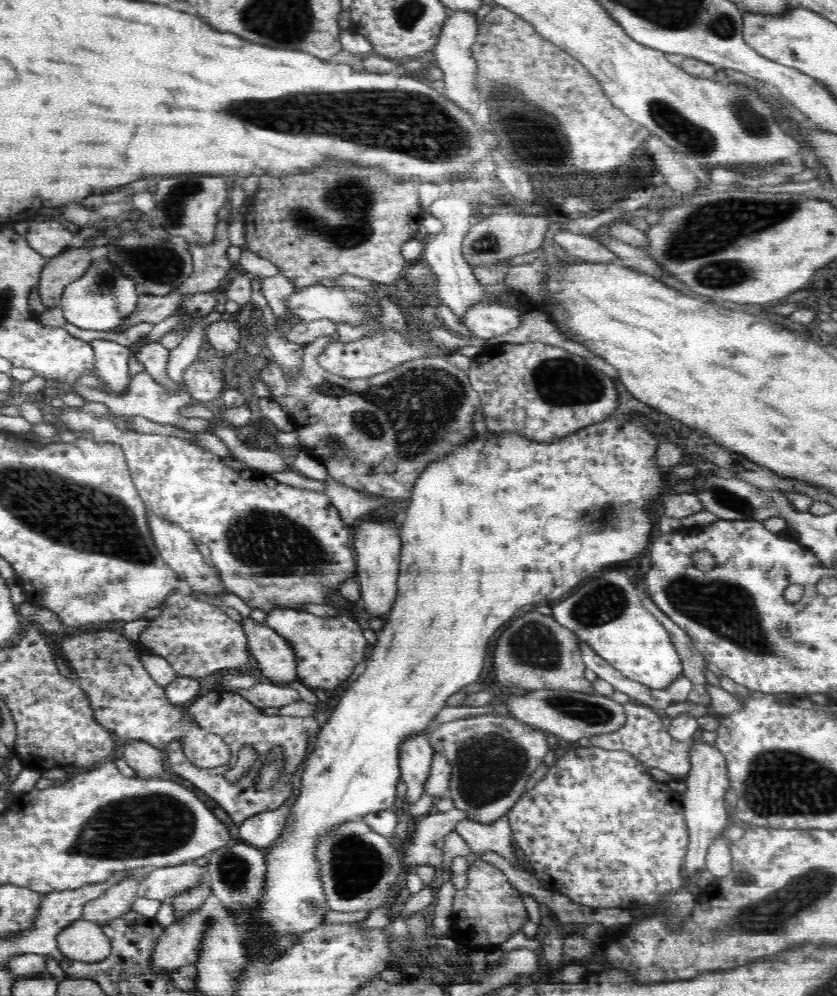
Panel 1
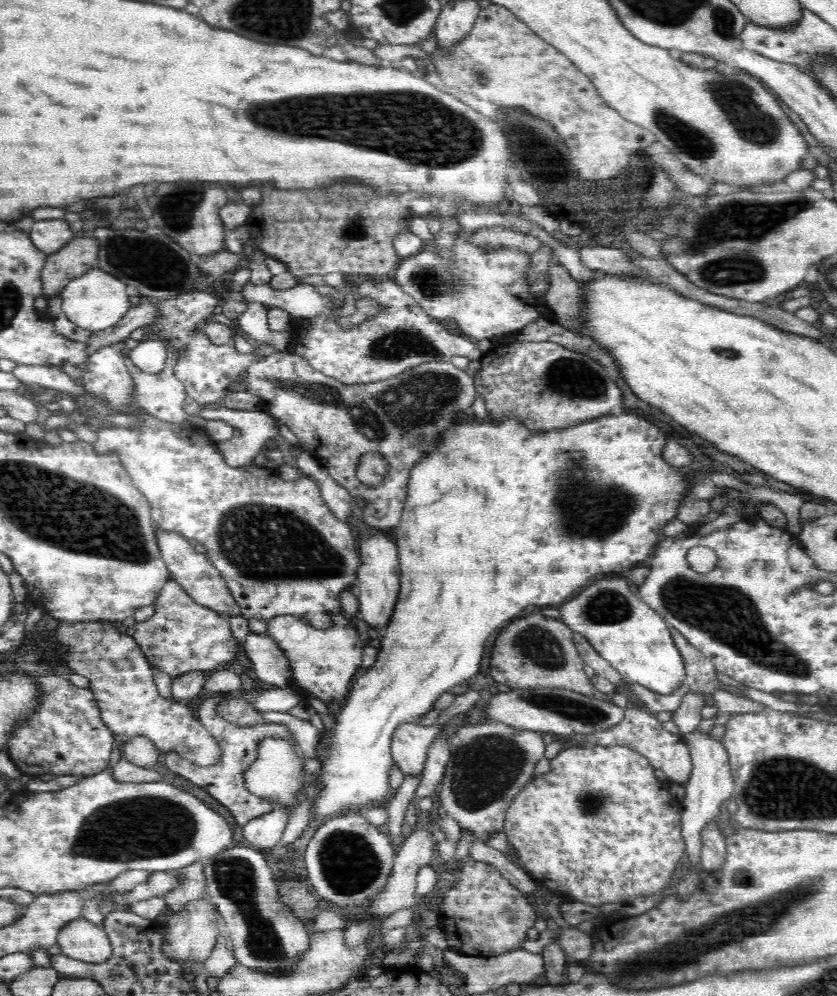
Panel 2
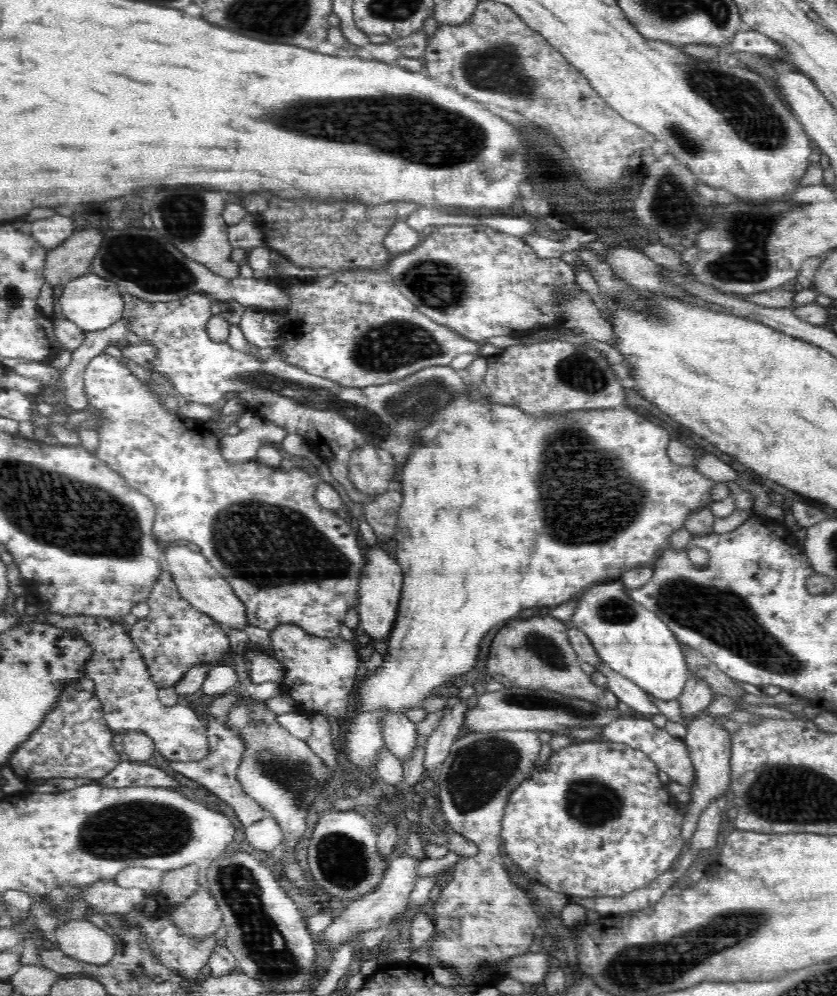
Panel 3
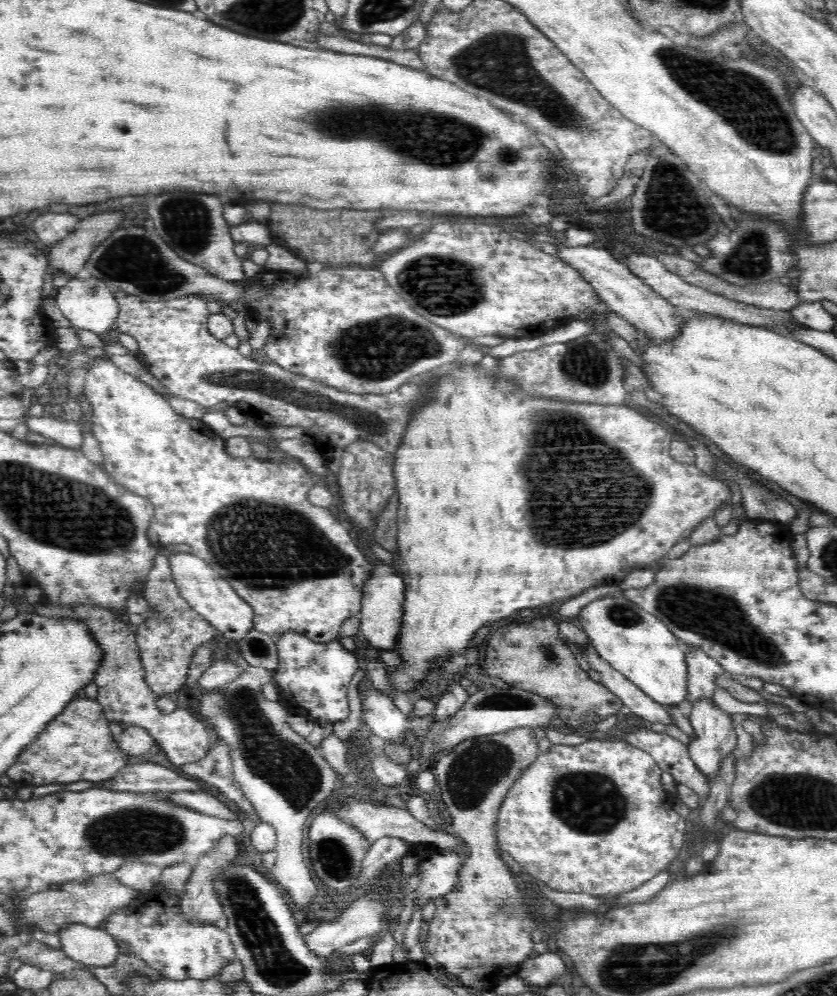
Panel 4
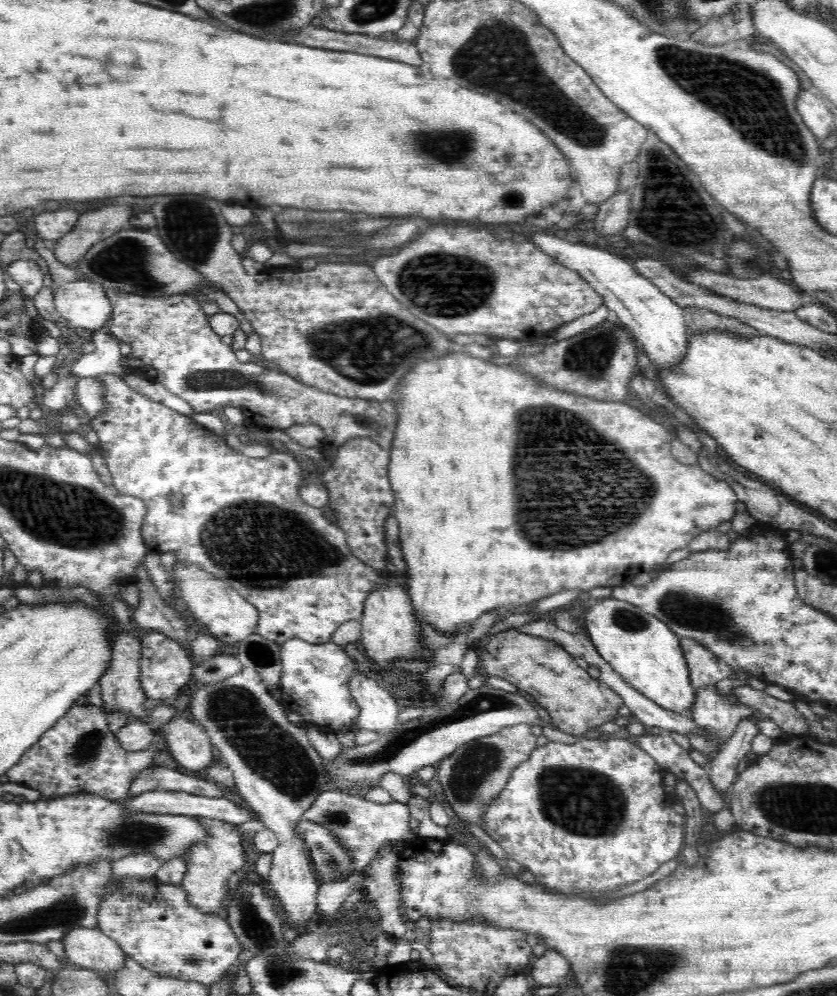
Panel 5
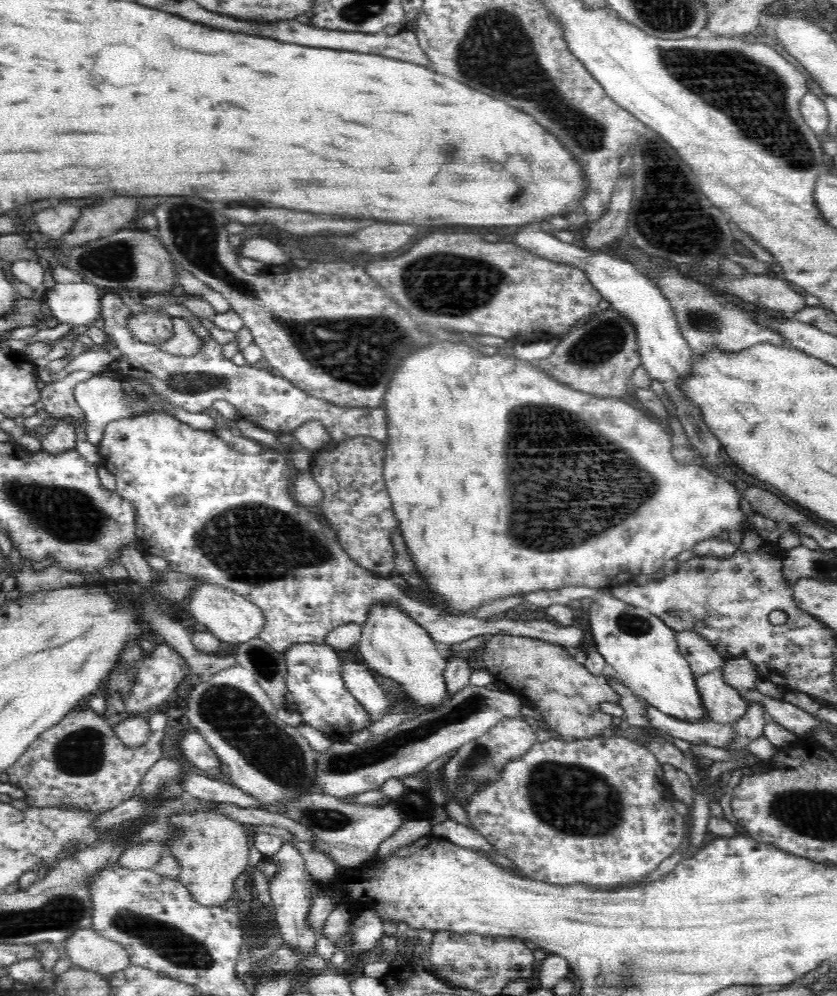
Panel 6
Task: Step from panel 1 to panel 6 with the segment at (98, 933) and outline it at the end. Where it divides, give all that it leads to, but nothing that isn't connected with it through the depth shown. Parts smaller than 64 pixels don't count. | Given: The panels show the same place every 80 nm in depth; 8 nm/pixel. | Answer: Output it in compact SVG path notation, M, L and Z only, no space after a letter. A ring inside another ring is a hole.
M93 928L79 929L66 939L65 954L75 968L108 977L131 963L128 951L117 942L104 938Z

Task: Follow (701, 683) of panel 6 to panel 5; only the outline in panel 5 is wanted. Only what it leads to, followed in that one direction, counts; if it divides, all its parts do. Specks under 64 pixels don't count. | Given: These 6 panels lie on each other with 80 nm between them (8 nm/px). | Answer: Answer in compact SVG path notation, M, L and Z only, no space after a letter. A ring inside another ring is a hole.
M700 687L697 690L696 704L694 704L692 720L704 732L710 744L722 746L730 740L736 726L744 716L750 717L756 713L752 707L745 703L728 704L728 700L722 700L722 696L716 692L716 688Z

